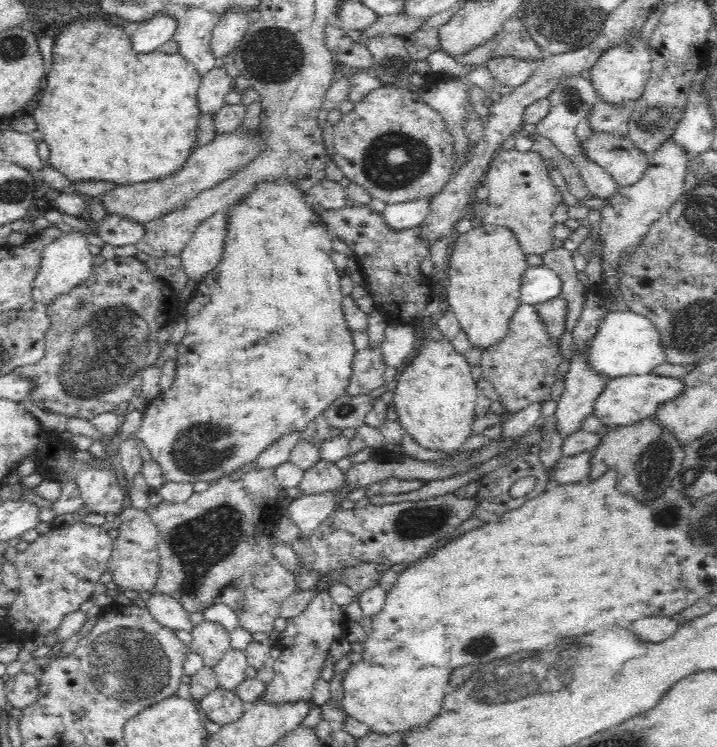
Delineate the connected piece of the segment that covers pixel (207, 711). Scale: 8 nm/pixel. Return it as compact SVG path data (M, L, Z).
M216 688L200 700L202 714L207 720L225 725L238 720L245 712L247 705L238 698L234 691Z

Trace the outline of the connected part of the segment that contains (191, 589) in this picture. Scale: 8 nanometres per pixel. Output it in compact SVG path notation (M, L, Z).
M253 463L242 468L242 470L236 470L230 475L225 475L222 479L217 480L217 484L214 486L210 485L204 492L196 493L190 496L186 502L180 504L171 504L167 500L163 500L160 504L152 504L145 511L152 520L152 523L156 525L156 529L160 534L160 576L157 578L157 583L152 587L151 592L153 594L167 594L171 596L176 602L179 602L189 615L194 613L204 613L207 608L214 606L214 604L226 604L229 606L236 616L238 617L238 627L242 628L250 633L263 632L272 633L274 631L274 621L280 617L280 610L283 600L288 595L292 594L296 590L296 575L297 572L289 571L283 568L276 558L272 557L271 541L267 535L270 526L275 522L276 517L281 513L280 503L277 500L277 494L280 492L282 487L275 476L275 467L264 468L264 470L258 470L255 468Z

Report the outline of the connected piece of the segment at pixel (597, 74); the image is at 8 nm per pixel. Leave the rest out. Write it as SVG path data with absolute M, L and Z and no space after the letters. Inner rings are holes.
M636 32L634 36L628 38L626 42L612 44L606 52L591 68L591 82L596 90L597 99L602 99L606 103L626 103L633 104L638 99L646 87L648 78L651 76L652 62L649 51L649 42L644 38L642 32Z

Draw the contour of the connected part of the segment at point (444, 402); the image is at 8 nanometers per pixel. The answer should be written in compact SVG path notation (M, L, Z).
M428 342L418 358L410 364L410 368L399 376L398 386L394 389L394 406L397 411L398 421L407 431L407 434L426 450L443 451L444 454L453 455L462 450L462 446L468 442L468 438L475 434L472 424L476 420L477 383L472 379L471 367L466 363L463 354L456 352L449 342Z

